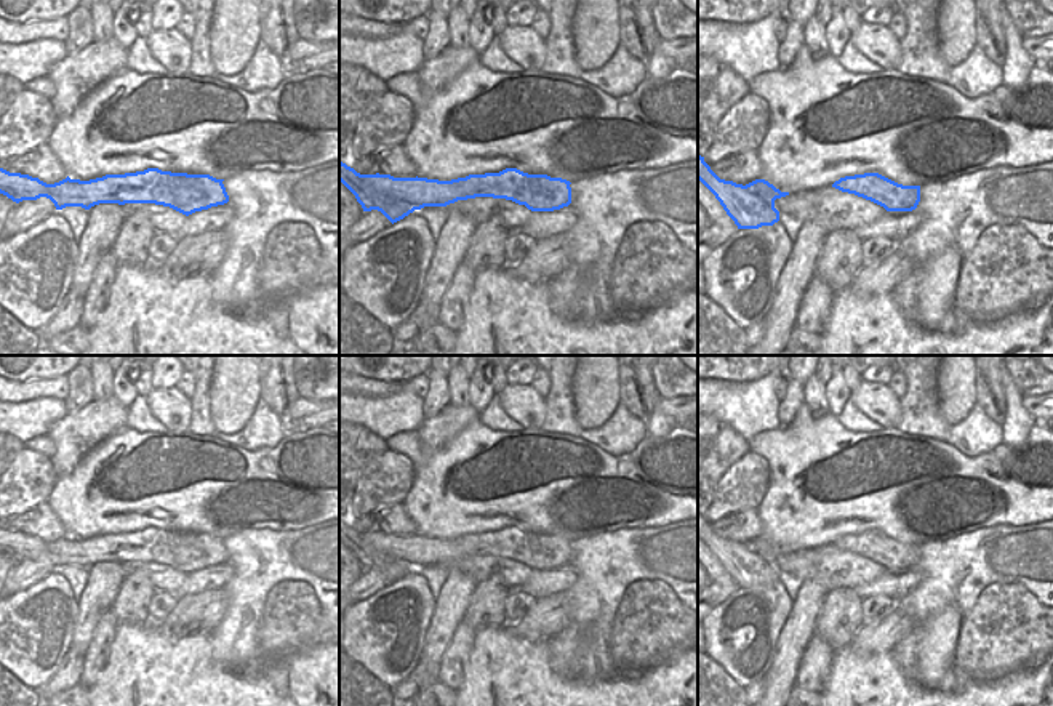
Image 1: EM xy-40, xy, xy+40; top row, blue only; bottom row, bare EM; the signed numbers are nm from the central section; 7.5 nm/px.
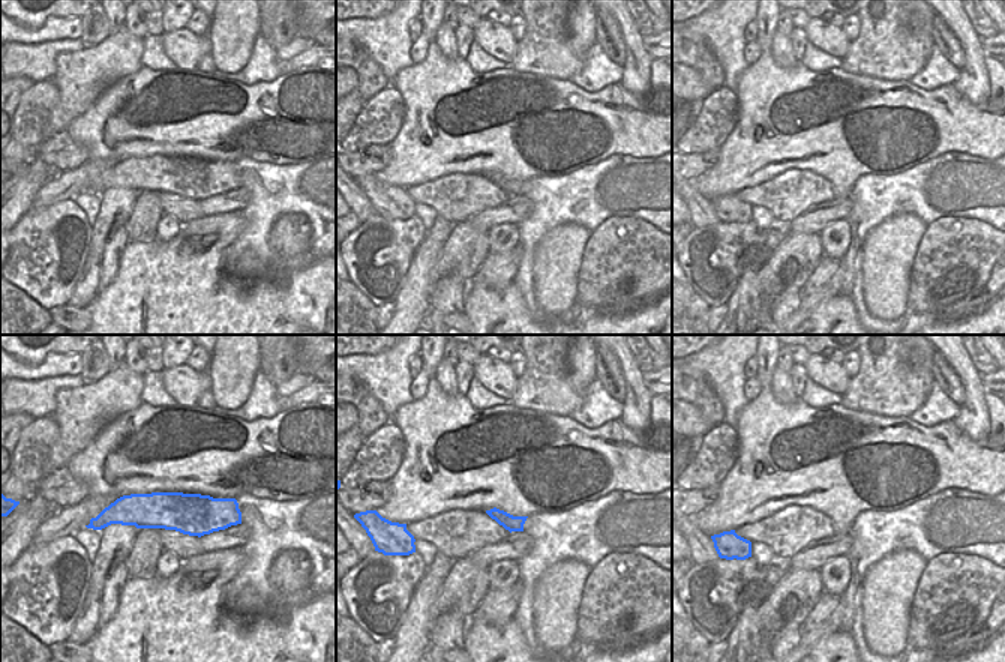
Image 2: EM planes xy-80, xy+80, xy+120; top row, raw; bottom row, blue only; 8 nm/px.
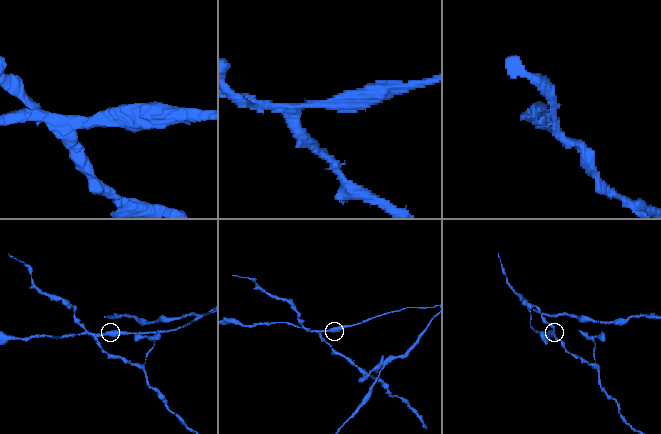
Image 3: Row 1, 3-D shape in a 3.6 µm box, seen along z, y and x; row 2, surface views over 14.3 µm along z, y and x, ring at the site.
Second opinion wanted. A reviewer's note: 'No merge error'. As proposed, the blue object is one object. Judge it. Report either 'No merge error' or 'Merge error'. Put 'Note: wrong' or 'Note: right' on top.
Note: wrong
Merge error

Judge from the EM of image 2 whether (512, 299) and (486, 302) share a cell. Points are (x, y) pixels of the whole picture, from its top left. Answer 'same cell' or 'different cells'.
same cell

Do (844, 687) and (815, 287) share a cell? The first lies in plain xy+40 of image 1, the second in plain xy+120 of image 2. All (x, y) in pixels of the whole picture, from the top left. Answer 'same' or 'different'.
different

